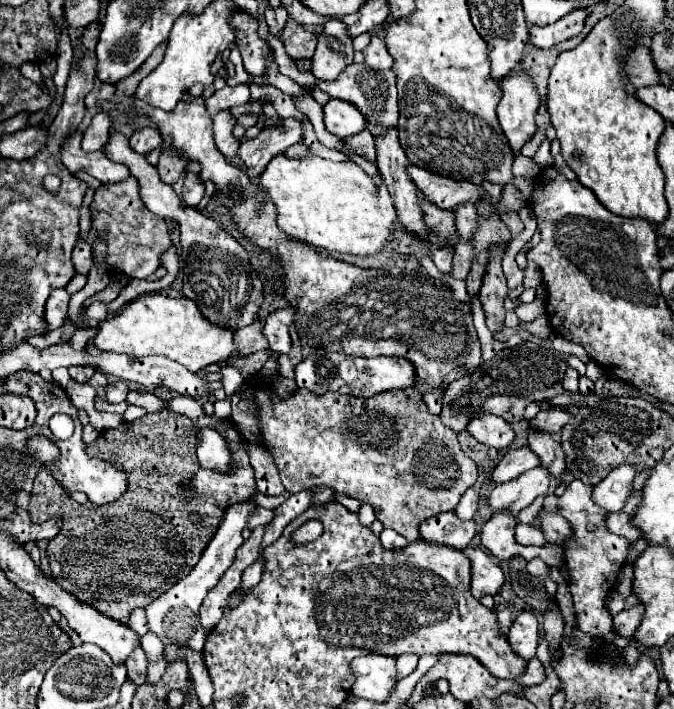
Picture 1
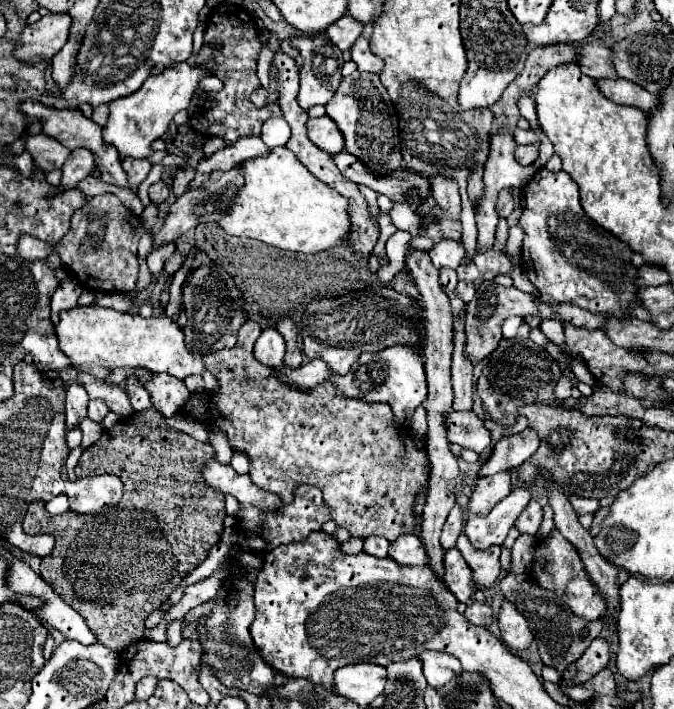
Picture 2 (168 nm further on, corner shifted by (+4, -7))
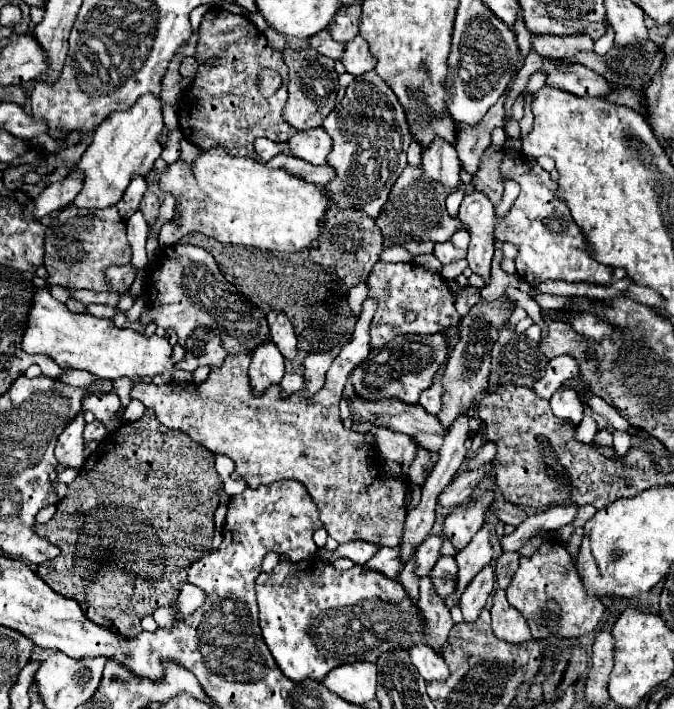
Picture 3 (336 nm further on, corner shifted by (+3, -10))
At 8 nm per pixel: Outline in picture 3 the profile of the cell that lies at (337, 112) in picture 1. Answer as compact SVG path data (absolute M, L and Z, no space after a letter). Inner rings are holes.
M311 127L305 131L297 131L289 139L289 147L291 153L299 159L305 159L313 165L325 165L333 143L323 127Z

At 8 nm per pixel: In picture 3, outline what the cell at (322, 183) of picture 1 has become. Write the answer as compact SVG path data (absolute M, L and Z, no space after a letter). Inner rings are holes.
M223 149L203 151L193 167L179 159L161 173L159 183L165 193L173 193L181 203L181 223L165 223L159 233L161 249L171 247L191 231L199 231L227 245L305 251L323 233L323 217L329 209L329 197L317 185L281 167L271 169L251 157L235 157Z

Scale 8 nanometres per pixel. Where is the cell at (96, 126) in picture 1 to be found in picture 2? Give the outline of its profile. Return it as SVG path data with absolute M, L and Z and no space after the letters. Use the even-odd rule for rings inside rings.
M76 148L72 150L72 154L68 156L68 160L62 166L62 180L60 186L56 188L56 192L66 192L76 188L76 184L80 180L84 180L88 174L92 174L94 170L94 156L90 150L82 150Z

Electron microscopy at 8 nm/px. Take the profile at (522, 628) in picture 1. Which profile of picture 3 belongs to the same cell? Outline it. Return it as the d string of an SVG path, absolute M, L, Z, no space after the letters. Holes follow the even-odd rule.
M497 589L493 597L493 607L491 607L491 617L493 617L493 631L499 639L507 643L527 643L531 639L531 629L527 619L509 605L505 591Z

